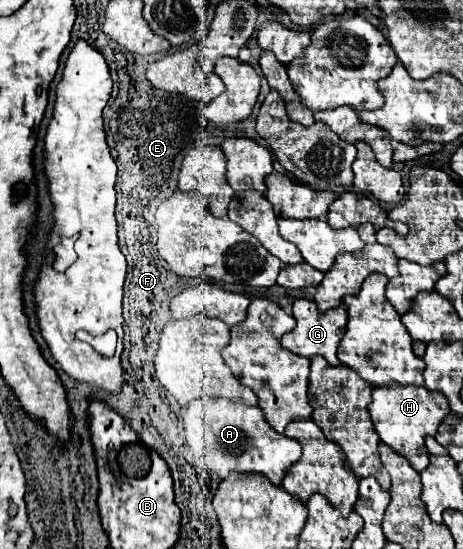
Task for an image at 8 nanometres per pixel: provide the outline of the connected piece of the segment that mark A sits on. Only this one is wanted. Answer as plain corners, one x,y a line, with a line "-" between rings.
199,397
199,401
191,401
191,405
183,409
183,423
193,455
223,479
229,473
259,473
265,475
273,485
281,485
289,467
301,457
301,445
289,437
283,437
281,433
275,433
267,425
261,407
233,403
227,397

